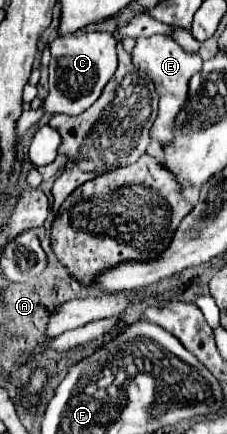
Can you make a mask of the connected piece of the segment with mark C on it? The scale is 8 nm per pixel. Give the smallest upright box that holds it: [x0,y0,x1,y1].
[16,32,118,136]

